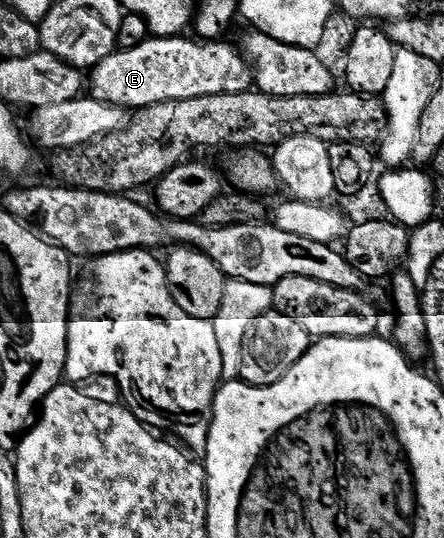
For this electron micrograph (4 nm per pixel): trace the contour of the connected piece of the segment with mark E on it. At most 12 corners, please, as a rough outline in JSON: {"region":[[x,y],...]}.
{"region":[[158,36],[88,72],[125,110],[255,87],[237,47]]}

